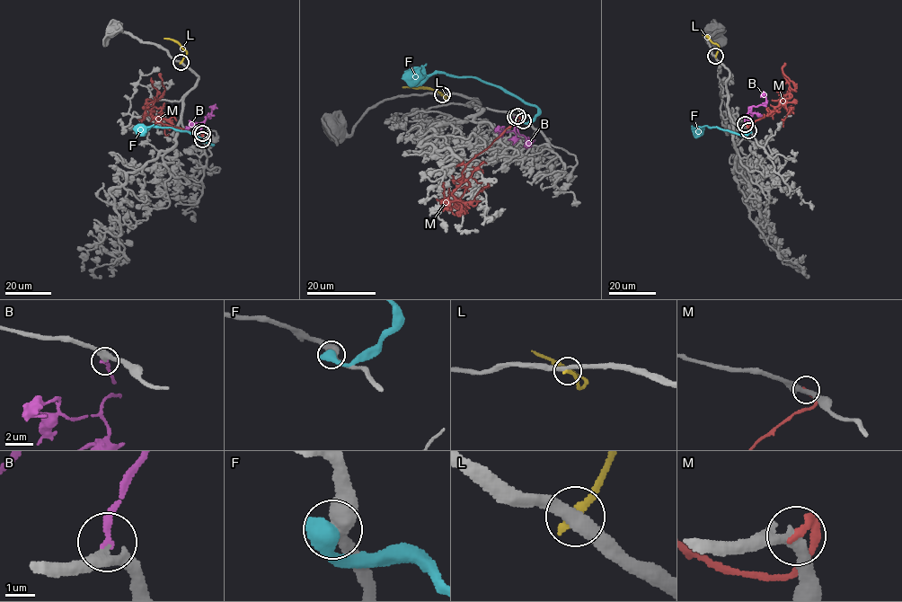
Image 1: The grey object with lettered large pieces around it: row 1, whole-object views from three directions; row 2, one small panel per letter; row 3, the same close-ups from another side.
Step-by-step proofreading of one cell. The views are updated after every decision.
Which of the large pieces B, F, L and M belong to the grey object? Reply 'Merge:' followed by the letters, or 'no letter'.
Merge: B

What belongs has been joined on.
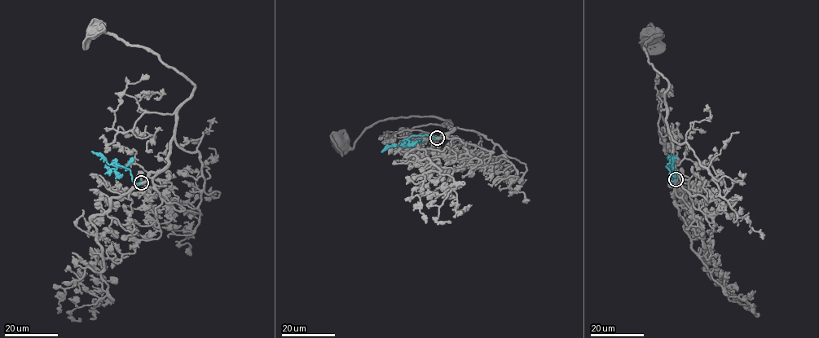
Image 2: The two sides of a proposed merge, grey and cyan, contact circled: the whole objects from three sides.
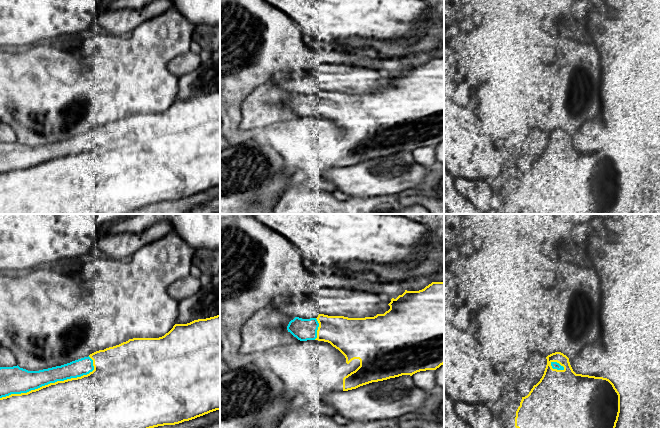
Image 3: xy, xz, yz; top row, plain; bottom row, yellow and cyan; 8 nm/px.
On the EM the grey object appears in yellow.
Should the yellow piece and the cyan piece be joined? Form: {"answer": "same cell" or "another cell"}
{"answer": "same cell"}

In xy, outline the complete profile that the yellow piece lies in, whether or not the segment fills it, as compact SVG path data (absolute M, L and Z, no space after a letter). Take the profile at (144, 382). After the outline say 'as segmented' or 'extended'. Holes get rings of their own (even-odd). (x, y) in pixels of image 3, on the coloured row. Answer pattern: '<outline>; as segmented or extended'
M220 315L175 324L162 337L129 339L61 366L39 371L28 371L18 365L0 367L0 428L154 428L179 424L216 410L220 410Z; extended

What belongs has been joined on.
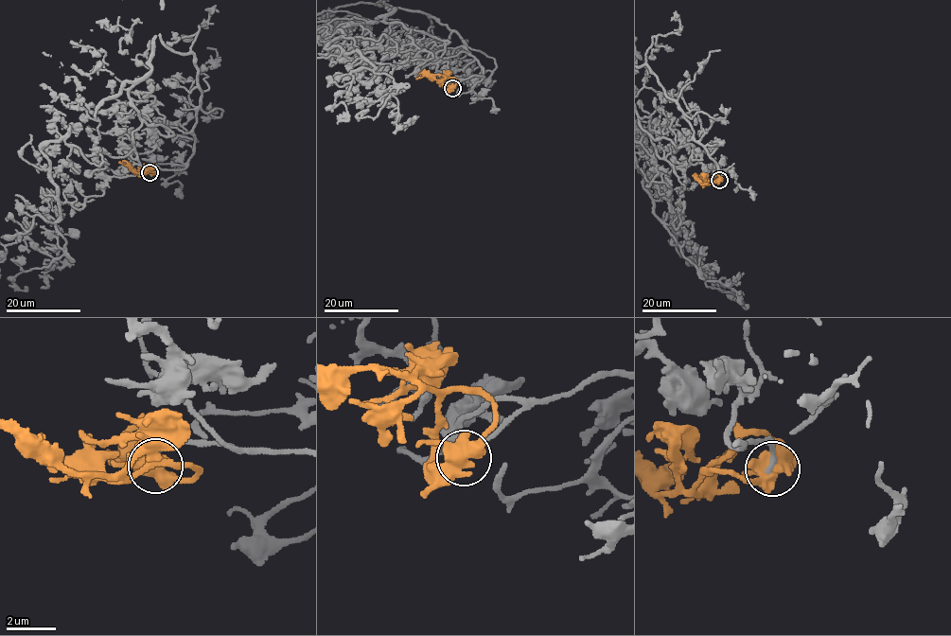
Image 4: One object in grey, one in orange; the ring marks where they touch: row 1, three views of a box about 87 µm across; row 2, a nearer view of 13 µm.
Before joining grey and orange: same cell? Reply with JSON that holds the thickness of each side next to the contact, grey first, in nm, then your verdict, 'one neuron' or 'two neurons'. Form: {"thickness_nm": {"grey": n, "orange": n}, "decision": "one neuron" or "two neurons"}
{"thickness_nm": {"grey": 200, "orange": 550}, "decision": "one neuron"}

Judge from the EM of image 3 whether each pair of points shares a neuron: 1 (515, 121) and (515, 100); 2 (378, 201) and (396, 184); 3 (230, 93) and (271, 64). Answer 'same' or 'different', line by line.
1: same
2: different
3: same

